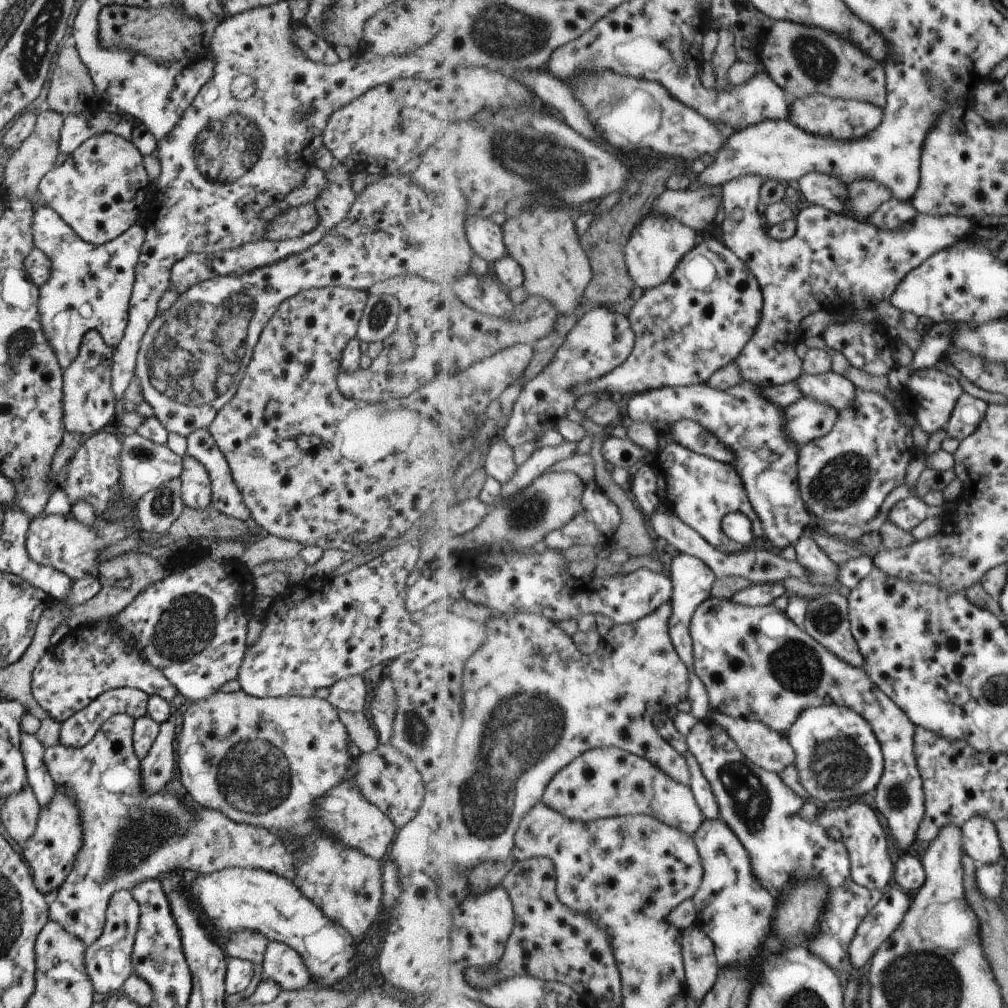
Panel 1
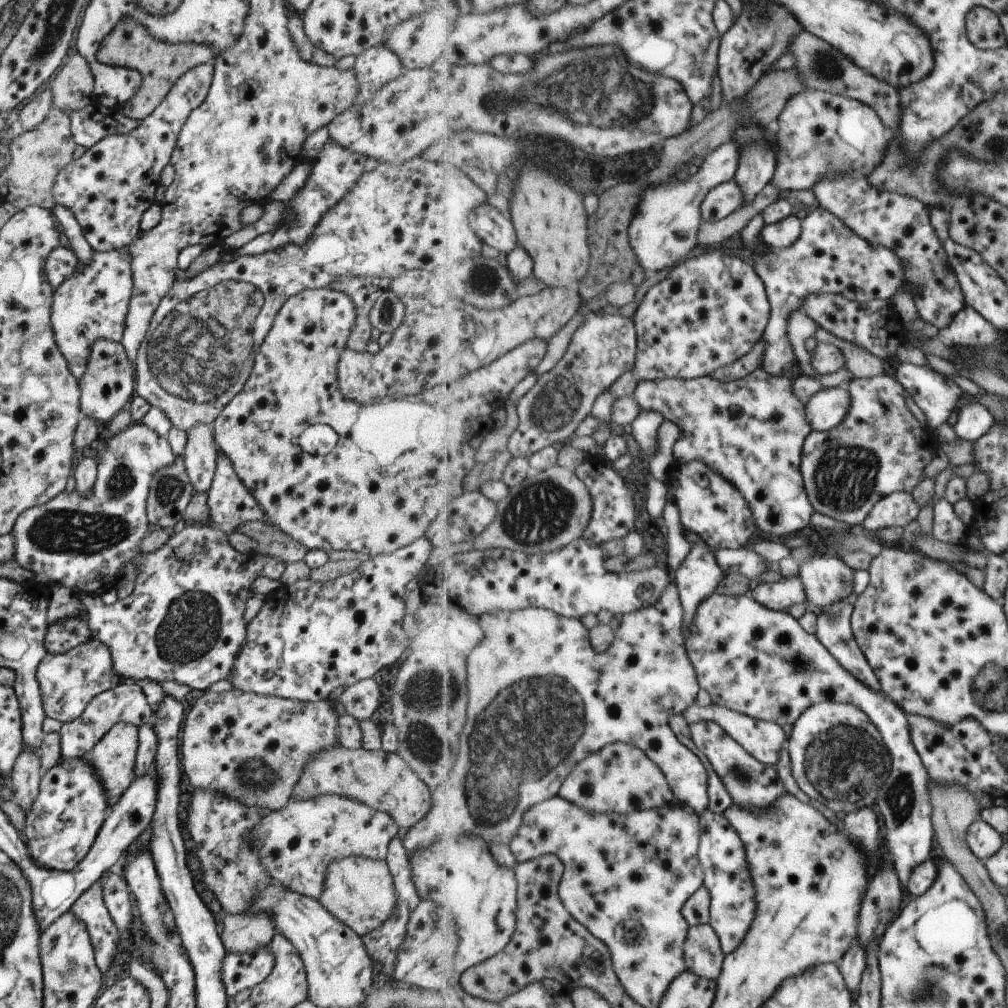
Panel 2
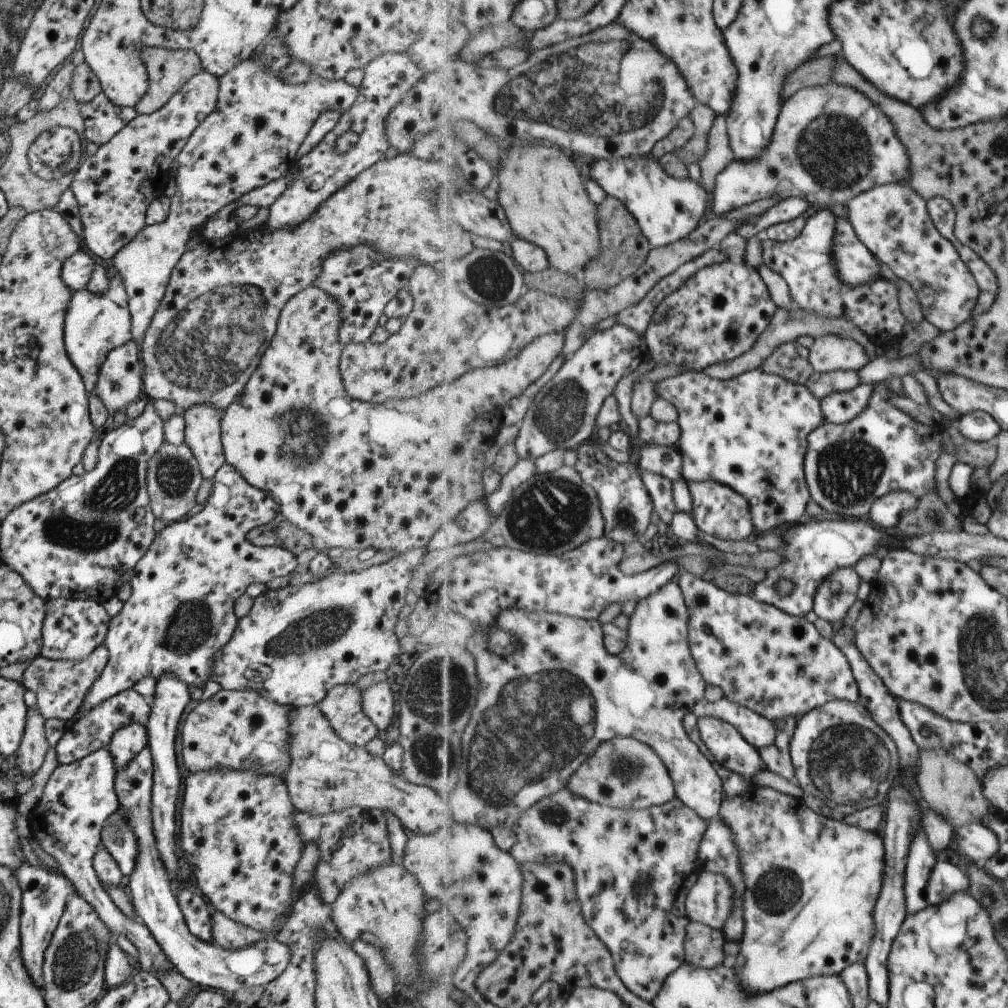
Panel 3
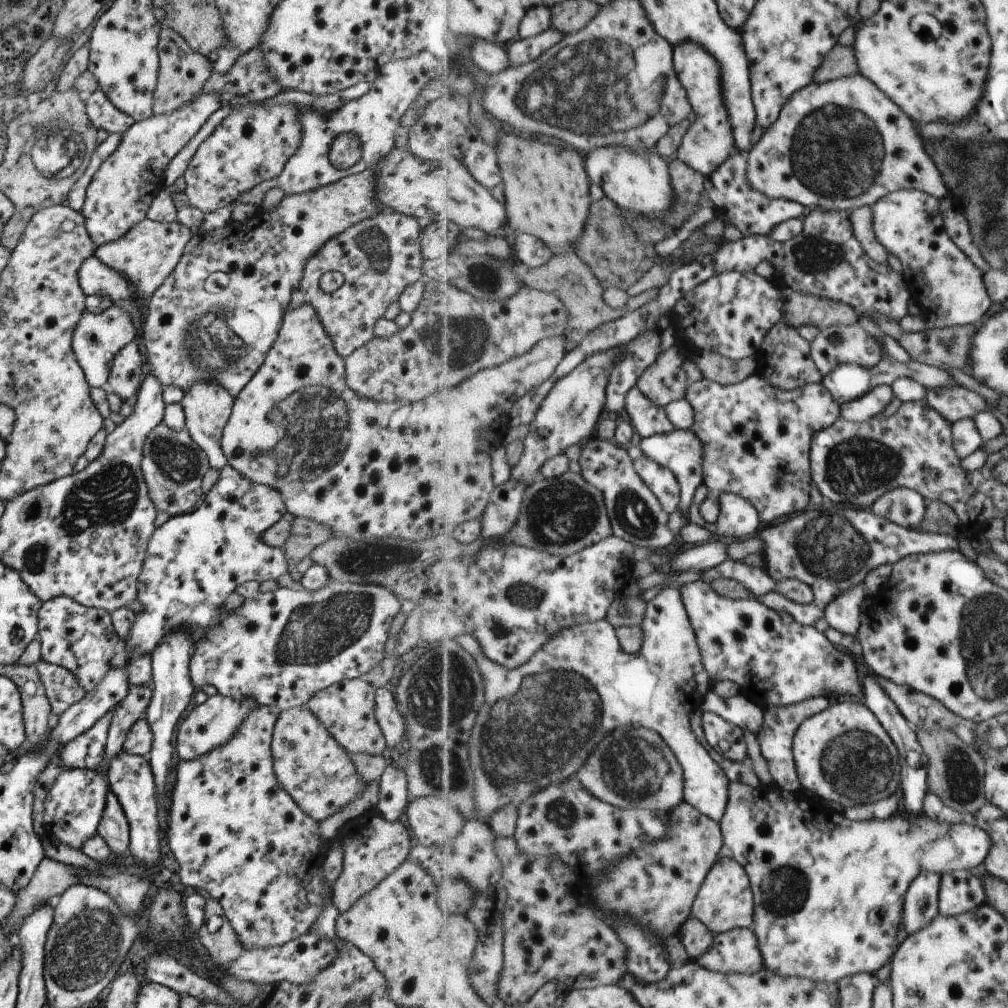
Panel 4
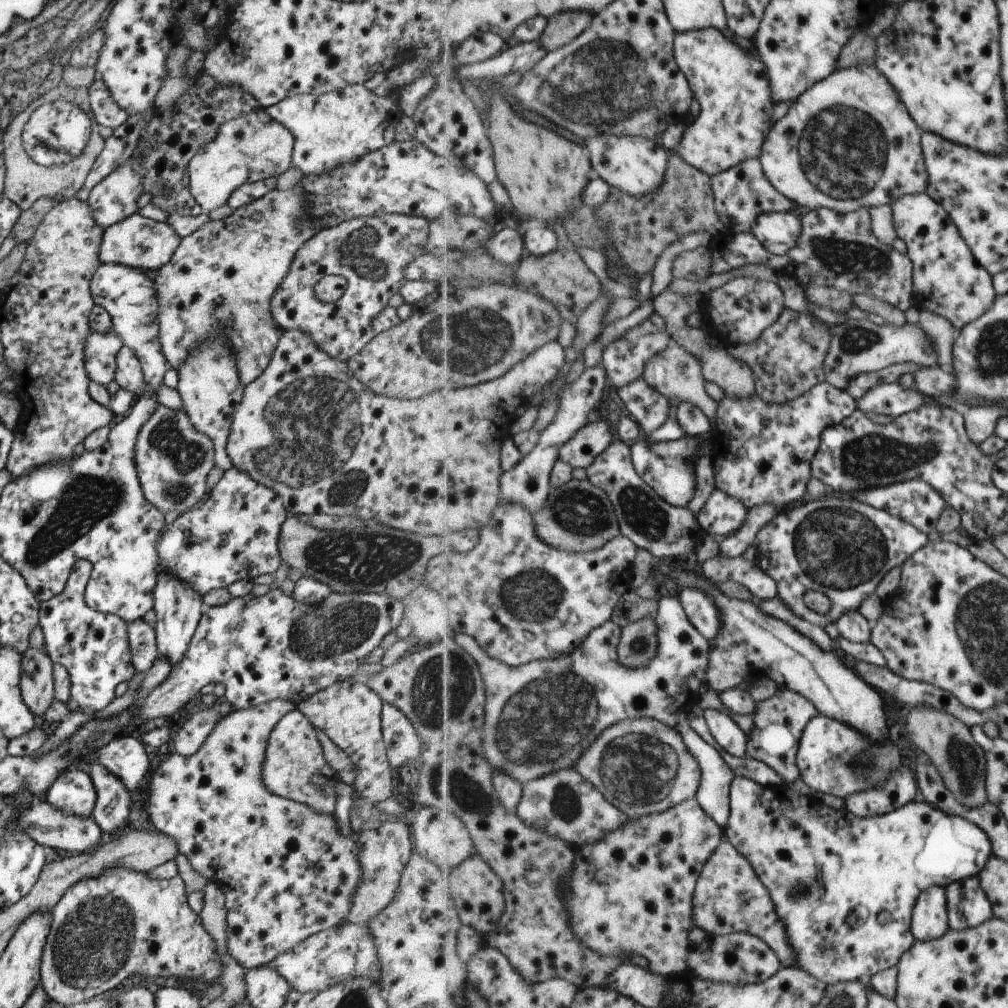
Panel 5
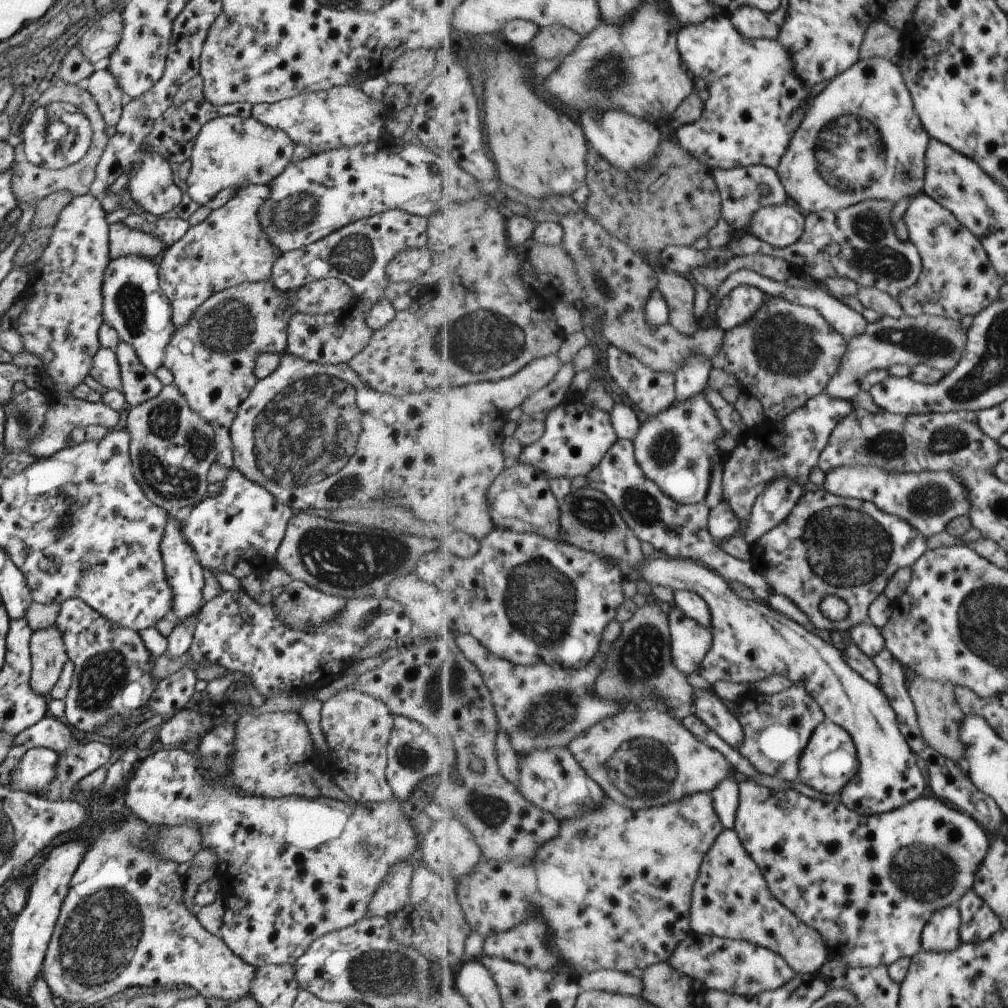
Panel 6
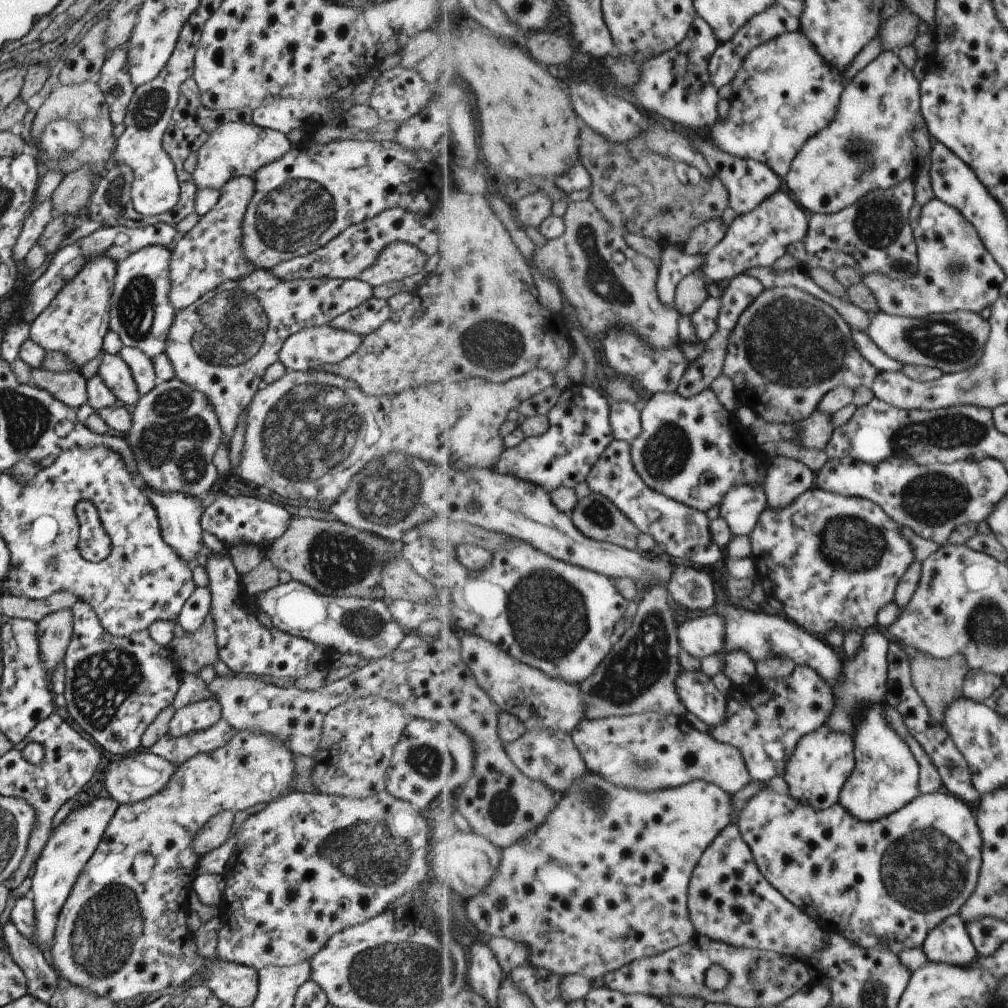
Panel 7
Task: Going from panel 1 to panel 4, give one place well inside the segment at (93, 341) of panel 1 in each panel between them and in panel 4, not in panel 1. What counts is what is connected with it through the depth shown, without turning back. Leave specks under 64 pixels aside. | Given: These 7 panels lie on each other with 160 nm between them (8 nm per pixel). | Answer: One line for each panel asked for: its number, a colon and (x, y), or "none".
2: (106, 387)
3: (118, 382)
4: (127, 370)

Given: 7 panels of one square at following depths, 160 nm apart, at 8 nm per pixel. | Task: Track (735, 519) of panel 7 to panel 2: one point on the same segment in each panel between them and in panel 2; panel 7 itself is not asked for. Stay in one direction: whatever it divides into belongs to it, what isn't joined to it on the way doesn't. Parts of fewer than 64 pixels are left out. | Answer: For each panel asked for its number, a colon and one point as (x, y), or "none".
2: (752, 430)
3: (750, 433)
4: (757, 438)
5: (762, 452)
6: (791, 448)

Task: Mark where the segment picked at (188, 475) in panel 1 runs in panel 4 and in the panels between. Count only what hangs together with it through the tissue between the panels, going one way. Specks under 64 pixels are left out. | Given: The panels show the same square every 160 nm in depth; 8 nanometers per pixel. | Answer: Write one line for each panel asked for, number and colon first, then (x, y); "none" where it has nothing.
2: (199, 456)
3: (201, 422)
4: (206, 405)

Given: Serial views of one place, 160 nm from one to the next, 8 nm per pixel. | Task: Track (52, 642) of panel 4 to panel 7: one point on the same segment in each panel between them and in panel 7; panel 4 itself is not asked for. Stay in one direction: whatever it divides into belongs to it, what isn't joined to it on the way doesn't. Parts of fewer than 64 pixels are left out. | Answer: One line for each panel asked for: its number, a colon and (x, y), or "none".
5: (93, 647)
6: (112, 678)
7: (114, 686)

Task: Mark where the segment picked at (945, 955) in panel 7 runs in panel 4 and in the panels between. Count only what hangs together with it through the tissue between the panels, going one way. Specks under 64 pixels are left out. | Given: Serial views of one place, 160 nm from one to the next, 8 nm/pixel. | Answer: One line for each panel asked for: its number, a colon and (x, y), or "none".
4: (922, 902)
5: (930, 920)
6: (943, 933)

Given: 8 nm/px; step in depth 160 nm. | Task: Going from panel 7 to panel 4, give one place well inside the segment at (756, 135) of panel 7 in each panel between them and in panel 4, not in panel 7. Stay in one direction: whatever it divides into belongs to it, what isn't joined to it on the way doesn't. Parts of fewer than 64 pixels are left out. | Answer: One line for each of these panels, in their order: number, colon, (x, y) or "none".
4: (710, 141)
5: (733, 88)
6: (757, 102)

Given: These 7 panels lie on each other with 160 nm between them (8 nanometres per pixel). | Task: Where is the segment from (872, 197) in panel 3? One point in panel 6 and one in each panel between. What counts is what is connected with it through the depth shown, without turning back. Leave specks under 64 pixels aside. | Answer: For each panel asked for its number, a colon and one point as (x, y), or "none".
4: (949, 288)
5: (949, 280)
6: (958, 279)

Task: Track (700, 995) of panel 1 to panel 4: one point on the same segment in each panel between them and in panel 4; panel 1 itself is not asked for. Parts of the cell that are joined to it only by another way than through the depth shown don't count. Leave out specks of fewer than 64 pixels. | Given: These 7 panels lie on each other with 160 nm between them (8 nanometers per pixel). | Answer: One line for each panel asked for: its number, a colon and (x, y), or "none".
2: (704, 956)
3: (704, 945)
4: (698, 938)

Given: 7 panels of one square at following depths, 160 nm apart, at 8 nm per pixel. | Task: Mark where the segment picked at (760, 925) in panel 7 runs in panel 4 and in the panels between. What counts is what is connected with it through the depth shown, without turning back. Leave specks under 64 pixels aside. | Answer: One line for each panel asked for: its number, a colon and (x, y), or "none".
4: (726, 901)
5: (730, 897)
6: (732, 899)

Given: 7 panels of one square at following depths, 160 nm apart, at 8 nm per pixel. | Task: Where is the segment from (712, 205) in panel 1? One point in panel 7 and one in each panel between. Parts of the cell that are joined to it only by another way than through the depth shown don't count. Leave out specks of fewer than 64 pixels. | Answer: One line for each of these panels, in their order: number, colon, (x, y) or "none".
2: (724, 200)
3: (832, 143)
4: (843, 144)
5: (849, 142)
6: (862, 139)
7: (879, 139)

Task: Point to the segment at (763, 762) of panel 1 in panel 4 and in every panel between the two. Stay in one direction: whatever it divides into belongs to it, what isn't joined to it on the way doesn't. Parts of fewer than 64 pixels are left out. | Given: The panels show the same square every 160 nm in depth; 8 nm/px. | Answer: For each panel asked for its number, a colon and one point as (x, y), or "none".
2: (765, 740)
3: (761, 732)
4: (741, 711)

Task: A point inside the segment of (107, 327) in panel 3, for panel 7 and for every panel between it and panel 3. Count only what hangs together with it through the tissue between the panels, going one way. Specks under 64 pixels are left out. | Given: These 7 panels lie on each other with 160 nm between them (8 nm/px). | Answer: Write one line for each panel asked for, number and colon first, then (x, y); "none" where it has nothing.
4: (97, 337)
5: (100, 350)
6: (104, 369)
7: (113, 372)

